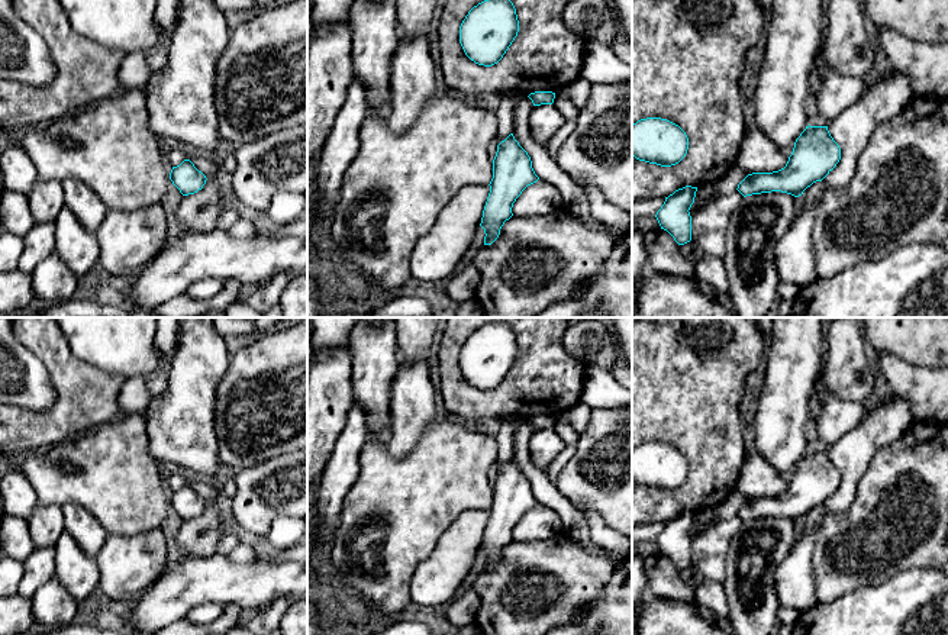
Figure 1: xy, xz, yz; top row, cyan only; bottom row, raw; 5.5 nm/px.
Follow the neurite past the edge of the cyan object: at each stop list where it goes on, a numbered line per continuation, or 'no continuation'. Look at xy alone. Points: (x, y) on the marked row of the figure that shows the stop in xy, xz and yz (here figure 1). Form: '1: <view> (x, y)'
no continuation

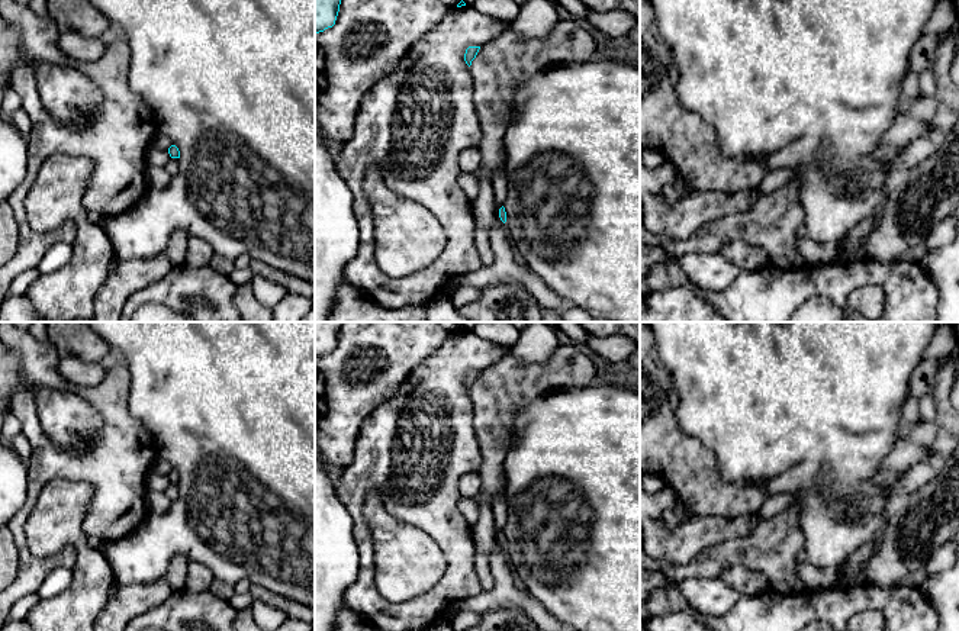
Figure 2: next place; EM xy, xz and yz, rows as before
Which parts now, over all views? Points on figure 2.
no continuation

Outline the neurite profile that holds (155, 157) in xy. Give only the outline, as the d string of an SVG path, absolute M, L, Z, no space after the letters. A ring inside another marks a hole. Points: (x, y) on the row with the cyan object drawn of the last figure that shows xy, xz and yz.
M149 147L147 151L147 162L148 165L155 165L164 168L171 160L168 149L158 149L155 147Z

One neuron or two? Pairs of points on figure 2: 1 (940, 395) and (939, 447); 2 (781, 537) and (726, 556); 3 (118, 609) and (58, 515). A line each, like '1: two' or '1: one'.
1: one
2: one
3: two

